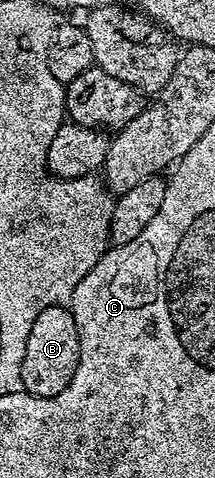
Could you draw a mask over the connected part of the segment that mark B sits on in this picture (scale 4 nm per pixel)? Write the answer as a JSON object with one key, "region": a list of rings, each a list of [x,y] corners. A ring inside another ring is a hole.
{"region":[[[69,305],[49,306],[36,316],[36,324],[28,332],[28,344],[22,365],[22,390],[36,396],[56,396],[72,384],[80,364],[80,332]]]}

